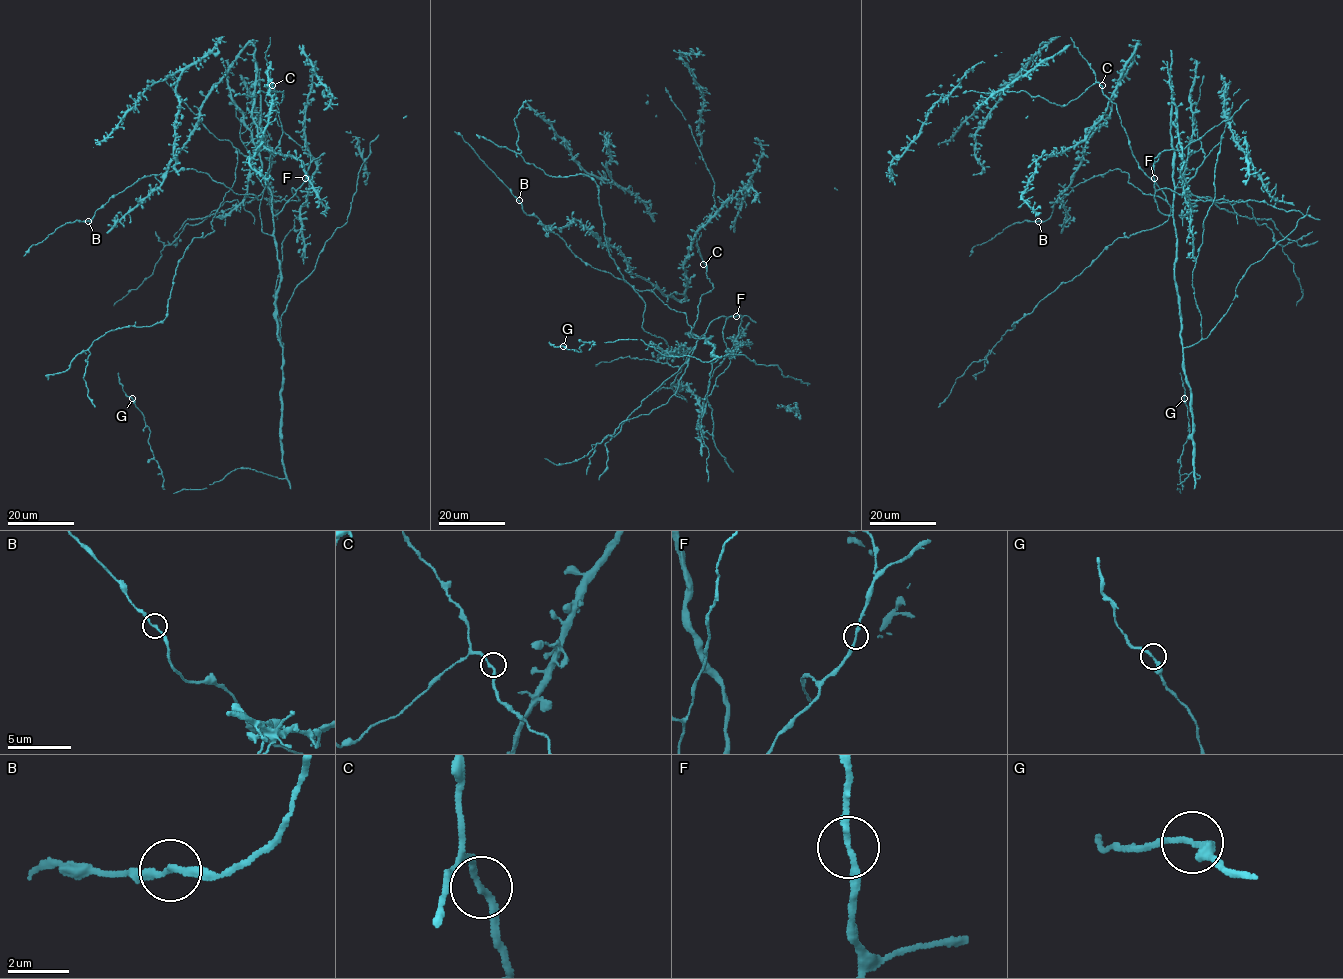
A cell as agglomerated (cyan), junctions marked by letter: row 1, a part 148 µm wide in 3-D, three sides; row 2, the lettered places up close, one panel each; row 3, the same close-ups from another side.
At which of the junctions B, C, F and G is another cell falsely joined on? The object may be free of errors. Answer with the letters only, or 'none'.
none

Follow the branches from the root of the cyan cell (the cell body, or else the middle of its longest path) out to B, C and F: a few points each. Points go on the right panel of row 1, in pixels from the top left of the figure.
B: (1173, 206), (1177, 234), (1170, 205), (1144, 194), (1116, 168), (1075, 186), (1053, 205), (1048, 219), (1038, 221)
C: (1173, 206), (1177, 234), (1164, 192), (1138, 165), (1117, 107), (1103, 94), (1102, 85)
F: (1173, 206), (1171, 215), (1157, 209), (1153, 177)

